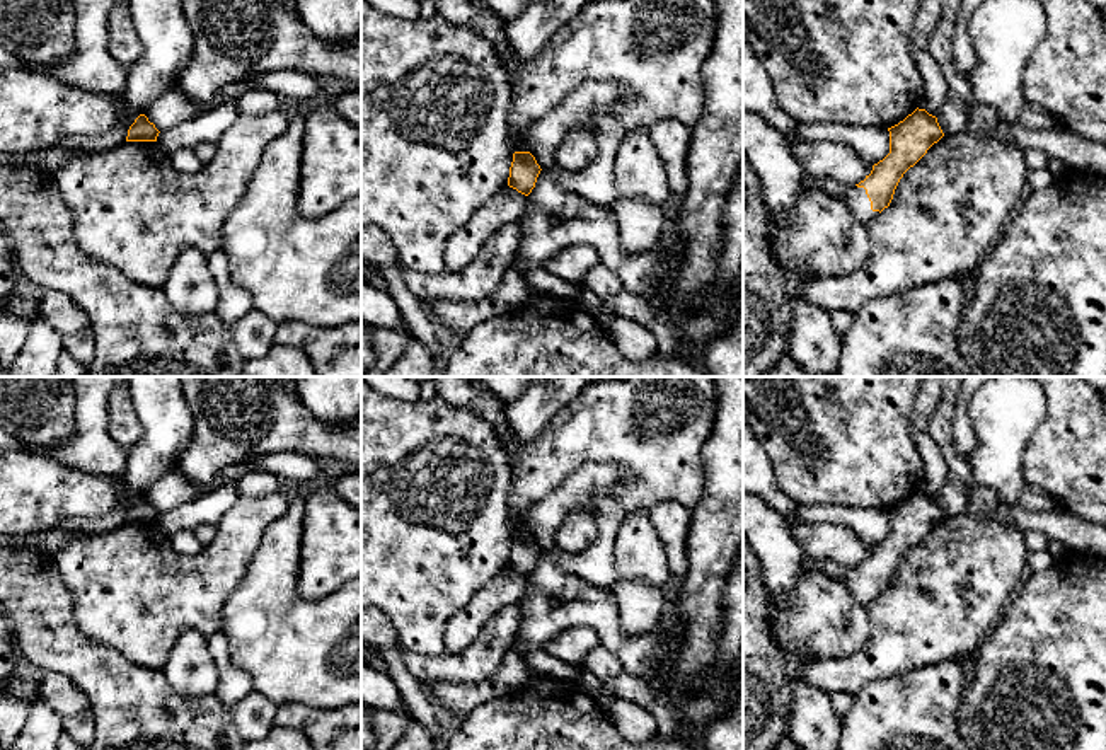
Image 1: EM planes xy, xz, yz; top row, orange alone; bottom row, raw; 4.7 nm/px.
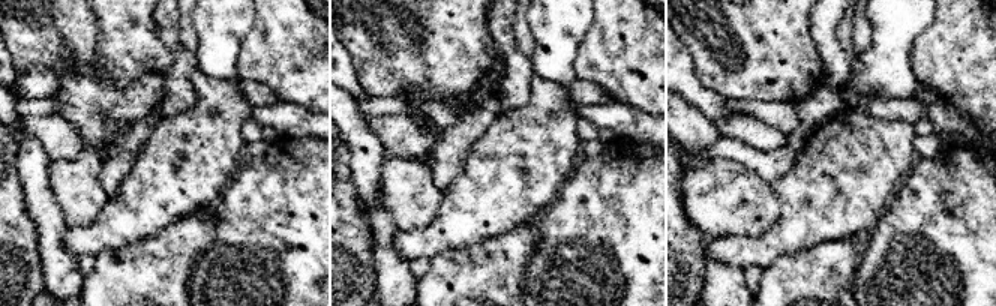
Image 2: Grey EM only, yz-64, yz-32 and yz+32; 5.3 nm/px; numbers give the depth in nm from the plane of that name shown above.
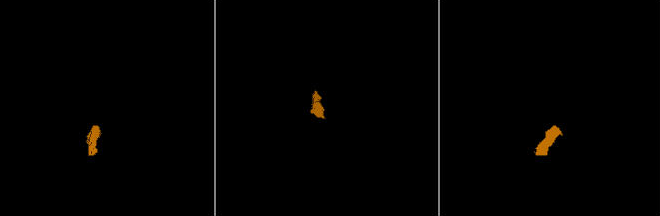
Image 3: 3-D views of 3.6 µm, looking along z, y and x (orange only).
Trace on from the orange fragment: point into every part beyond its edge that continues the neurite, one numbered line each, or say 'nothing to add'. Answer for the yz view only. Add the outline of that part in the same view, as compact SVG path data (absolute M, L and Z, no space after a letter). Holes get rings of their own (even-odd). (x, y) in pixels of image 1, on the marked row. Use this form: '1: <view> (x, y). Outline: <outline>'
1: yz (856, 198). Outline: M804 174L801 179L801 188L804 193L808 191L827 193L845 201L862 223L869 223L879 215L879 211L871 210L871 201L864 188L842 186L830 179L808 177Z

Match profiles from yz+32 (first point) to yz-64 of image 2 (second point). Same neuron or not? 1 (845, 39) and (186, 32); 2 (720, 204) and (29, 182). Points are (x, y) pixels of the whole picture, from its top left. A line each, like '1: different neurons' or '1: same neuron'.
1: different neurons
2: different neurons

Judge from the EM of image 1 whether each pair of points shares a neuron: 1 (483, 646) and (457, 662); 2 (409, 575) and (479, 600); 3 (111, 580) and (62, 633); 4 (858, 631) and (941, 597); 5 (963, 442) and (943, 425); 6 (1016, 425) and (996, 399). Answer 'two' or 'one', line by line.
1: one
2: two
3: two
4: two
5: two
6: one

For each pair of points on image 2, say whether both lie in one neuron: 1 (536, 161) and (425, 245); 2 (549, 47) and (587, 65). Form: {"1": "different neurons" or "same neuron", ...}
{"1": "same neuron", "2": "different neurons"}

